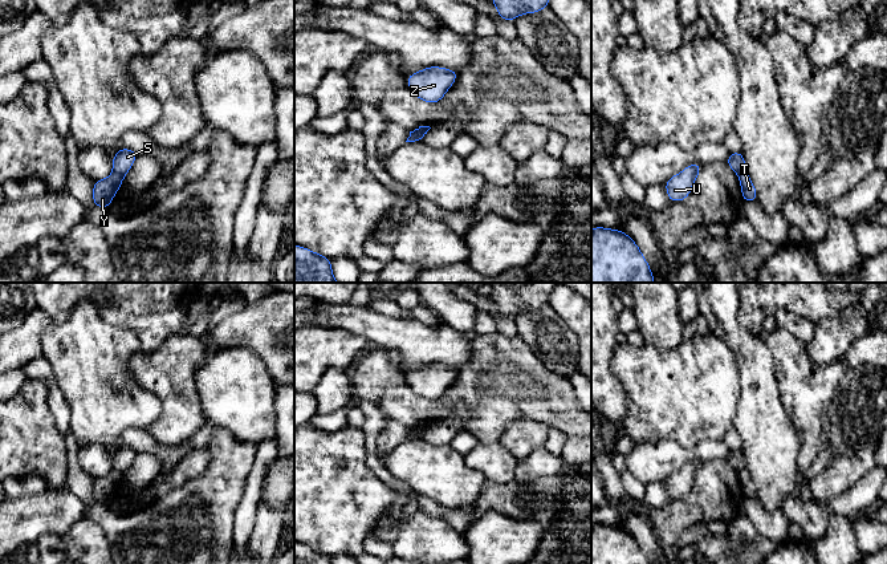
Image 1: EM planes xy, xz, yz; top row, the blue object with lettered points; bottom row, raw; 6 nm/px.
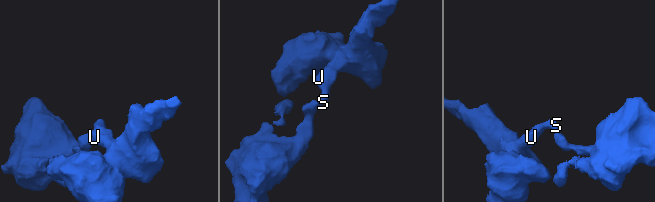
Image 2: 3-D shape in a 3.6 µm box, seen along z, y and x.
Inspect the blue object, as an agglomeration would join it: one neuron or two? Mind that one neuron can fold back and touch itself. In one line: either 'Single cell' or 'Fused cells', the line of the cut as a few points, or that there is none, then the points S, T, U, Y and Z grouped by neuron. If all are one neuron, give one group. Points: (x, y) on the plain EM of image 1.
Fused cells. Split along xy (113, 467), (122, 474). Groups: S U Z / T Y

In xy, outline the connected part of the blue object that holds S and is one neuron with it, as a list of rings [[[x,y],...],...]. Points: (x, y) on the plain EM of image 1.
[[[119,446],[113,454],[113,468],[125,474],[130,468],[137,454],[138,451],[131,446]]]

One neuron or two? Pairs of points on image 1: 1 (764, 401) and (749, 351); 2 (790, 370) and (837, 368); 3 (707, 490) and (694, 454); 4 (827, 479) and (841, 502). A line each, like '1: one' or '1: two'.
1: one
2: one
3: two
4: two

